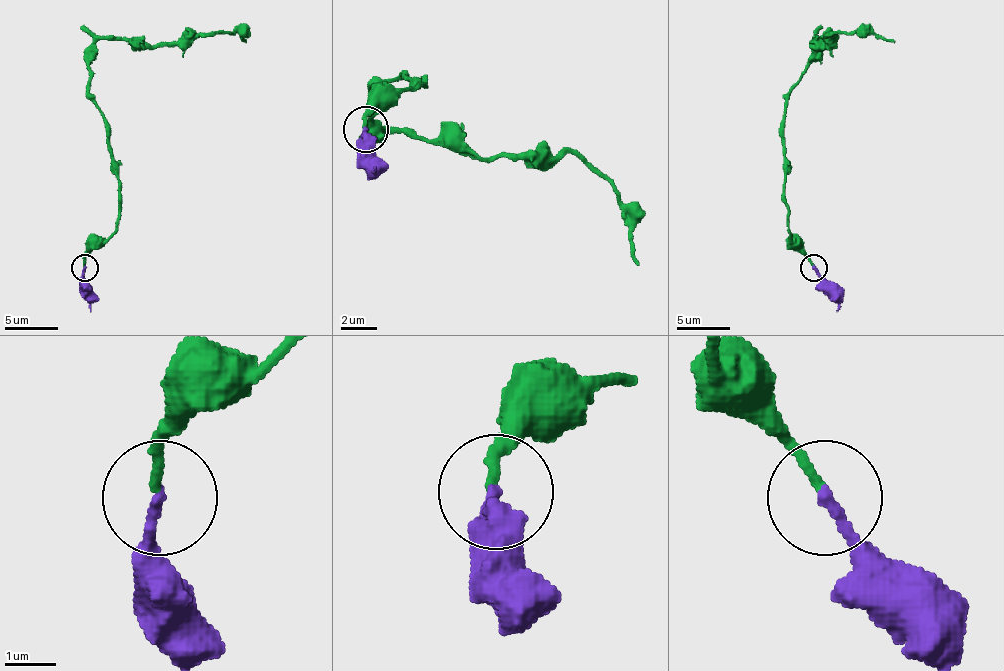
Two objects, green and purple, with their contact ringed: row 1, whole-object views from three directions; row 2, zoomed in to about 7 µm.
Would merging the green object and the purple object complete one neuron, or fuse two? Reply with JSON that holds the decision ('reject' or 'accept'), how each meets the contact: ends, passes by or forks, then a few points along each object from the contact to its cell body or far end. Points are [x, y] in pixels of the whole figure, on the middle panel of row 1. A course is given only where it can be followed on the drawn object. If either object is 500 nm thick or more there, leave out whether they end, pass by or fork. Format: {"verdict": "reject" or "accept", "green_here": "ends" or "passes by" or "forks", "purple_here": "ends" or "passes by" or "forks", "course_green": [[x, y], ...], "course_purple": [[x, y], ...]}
{"verdict": "accept", "green_here": "ends", "purple_here": "ends", "course_green": [[362, 130], [426, 80], [408, 76], [371, 89], [394, 135], [580, 153], [639, 266]], "course_purple": [[367, 130], [362, 157], [371, 171], [376, 166]]}

